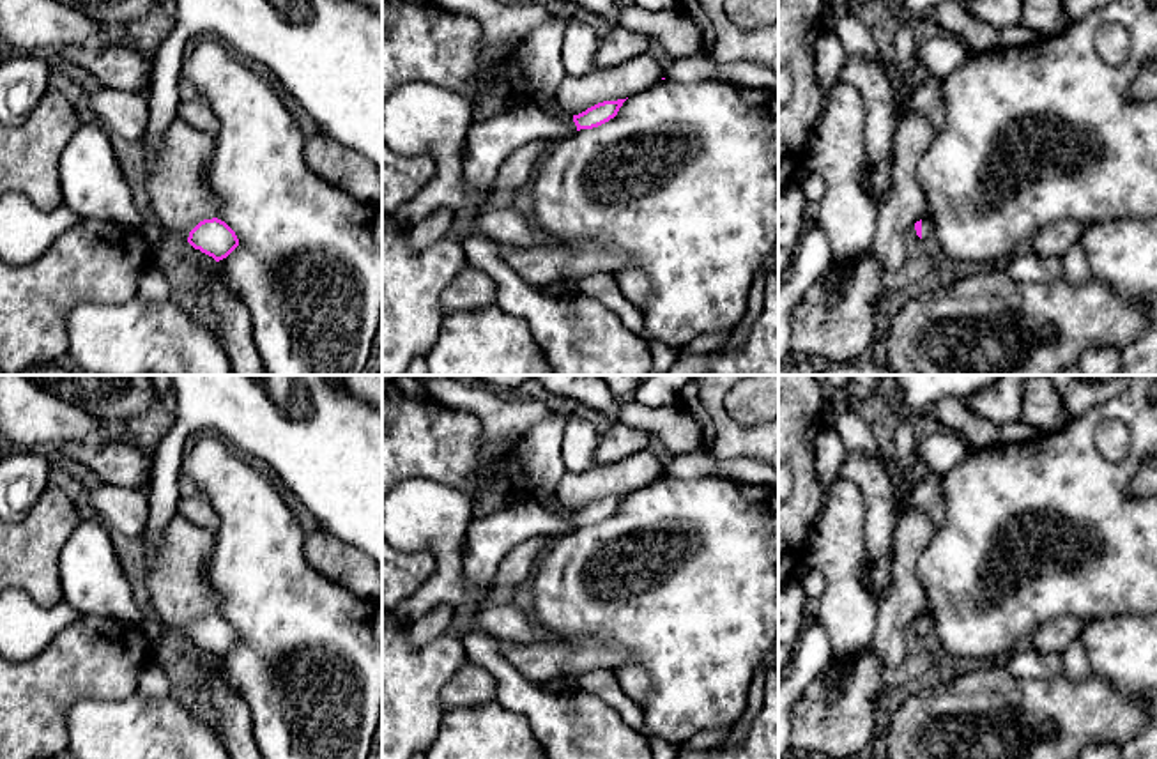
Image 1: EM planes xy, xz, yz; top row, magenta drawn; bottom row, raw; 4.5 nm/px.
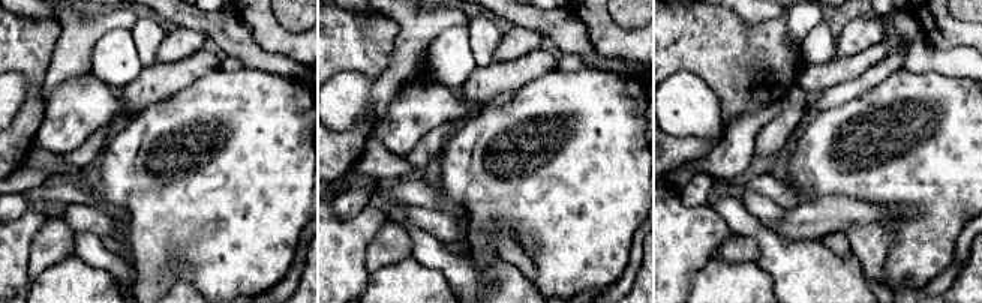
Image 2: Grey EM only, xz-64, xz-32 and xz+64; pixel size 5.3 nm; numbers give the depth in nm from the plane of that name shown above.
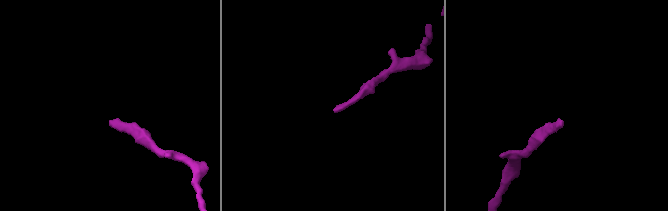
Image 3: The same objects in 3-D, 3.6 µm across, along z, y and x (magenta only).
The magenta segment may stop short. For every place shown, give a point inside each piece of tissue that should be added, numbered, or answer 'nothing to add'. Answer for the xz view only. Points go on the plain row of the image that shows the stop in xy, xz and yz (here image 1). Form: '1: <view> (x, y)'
1: xz (489, 538)

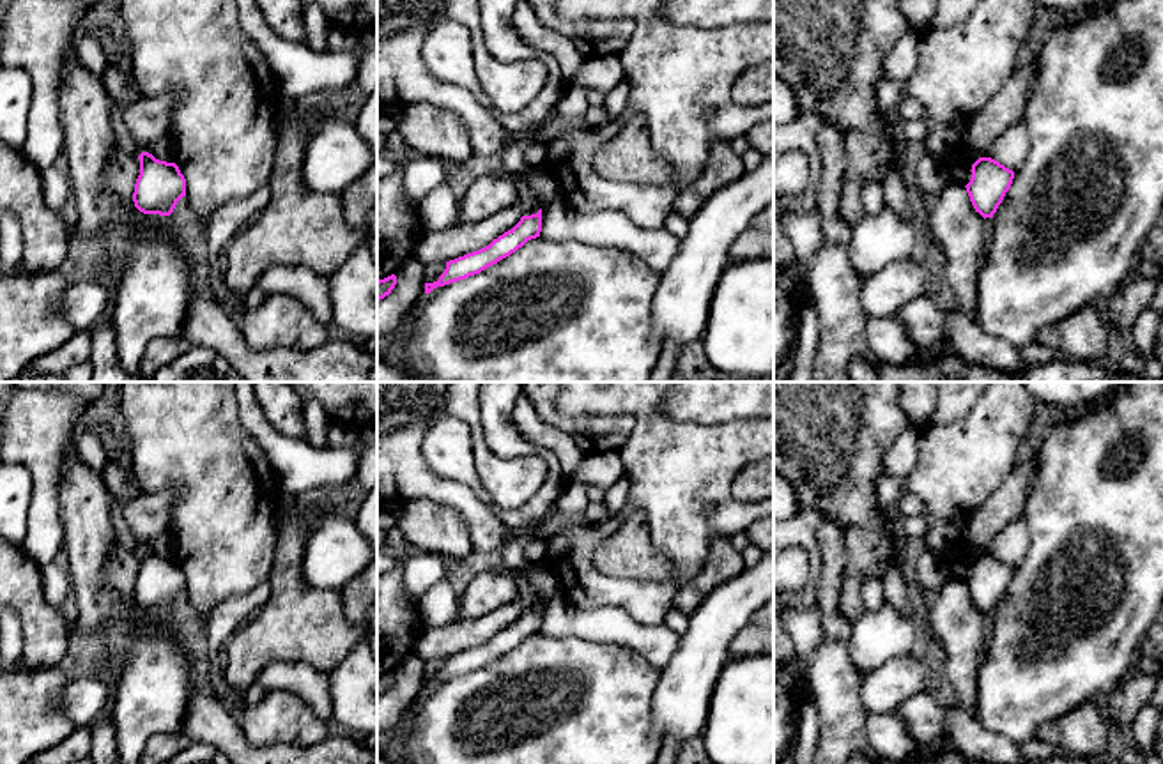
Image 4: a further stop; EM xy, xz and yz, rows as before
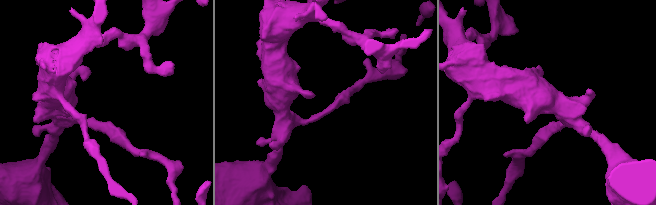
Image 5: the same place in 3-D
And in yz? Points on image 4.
nothing to add

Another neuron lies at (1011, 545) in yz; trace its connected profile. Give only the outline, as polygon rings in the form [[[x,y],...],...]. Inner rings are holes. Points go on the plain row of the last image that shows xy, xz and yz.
[[[1025,516],[1005,525],[991,541],[988,554],[1016,568],[1027,557],[1030,548],[1030,529]]]

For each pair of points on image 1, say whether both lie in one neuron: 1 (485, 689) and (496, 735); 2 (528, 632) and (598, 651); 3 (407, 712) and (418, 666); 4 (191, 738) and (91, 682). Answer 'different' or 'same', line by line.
1: different
2: different
3: same
4: different

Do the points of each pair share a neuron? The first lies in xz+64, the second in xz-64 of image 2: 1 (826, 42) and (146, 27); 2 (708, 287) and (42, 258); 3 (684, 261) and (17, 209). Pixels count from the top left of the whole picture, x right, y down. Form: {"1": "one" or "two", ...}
{"1": "one", "2": "two", "3": "two"}

